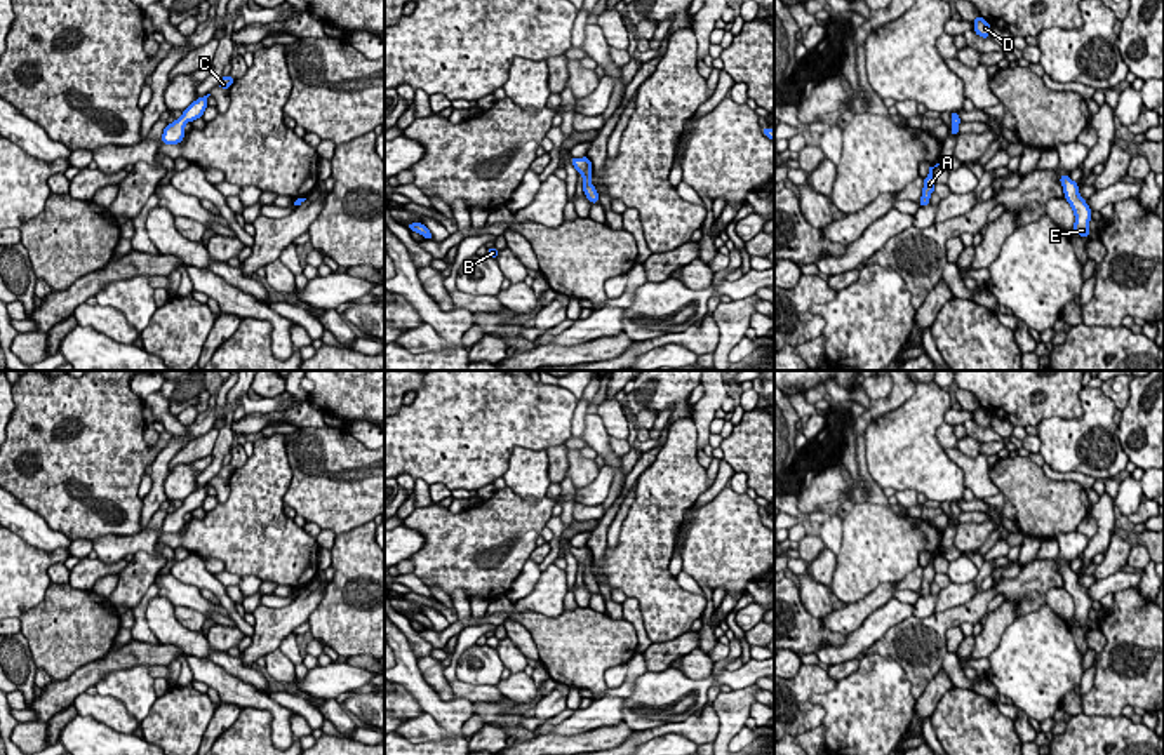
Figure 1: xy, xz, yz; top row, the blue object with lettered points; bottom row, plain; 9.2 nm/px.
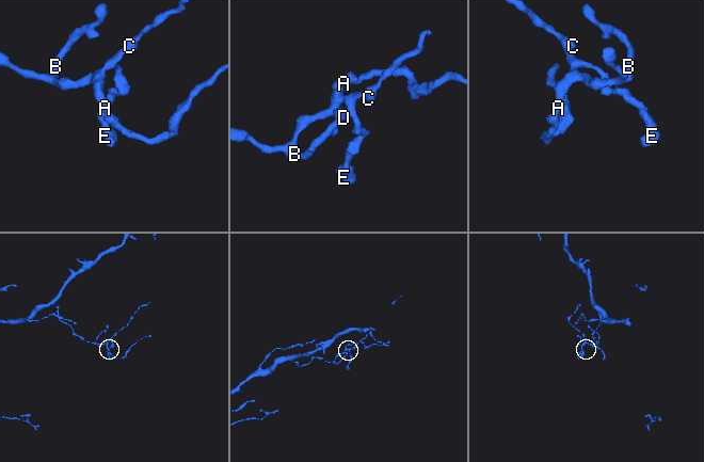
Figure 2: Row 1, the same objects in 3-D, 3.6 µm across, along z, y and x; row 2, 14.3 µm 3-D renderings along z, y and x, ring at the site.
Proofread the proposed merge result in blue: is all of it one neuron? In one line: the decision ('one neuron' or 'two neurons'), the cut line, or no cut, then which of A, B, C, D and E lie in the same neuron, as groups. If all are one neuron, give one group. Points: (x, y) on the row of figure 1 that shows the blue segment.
one neuron; no cut; A B C D E

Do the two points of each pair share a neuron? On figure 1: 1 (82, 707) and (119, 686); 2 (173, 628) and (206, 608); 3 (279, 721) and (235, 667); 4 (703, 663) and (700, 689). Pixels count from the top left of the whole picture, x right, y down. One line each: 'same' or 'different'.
1: different
2: different
3: different
4: different

